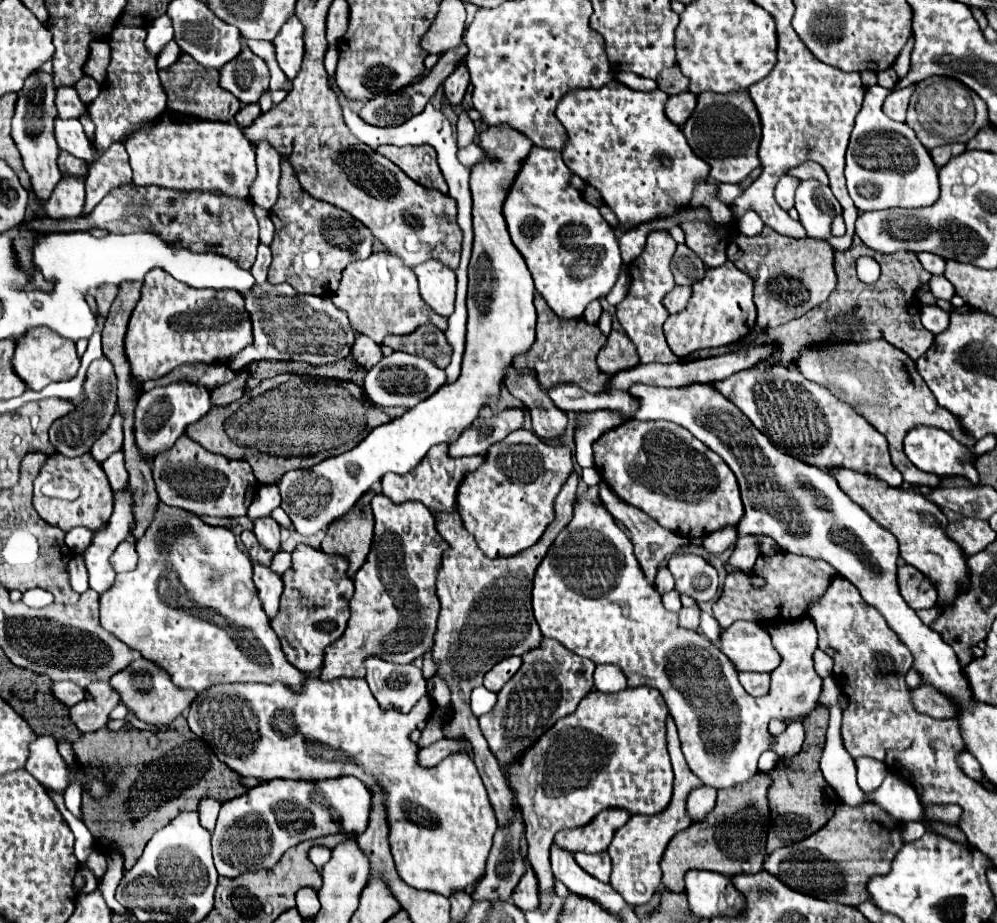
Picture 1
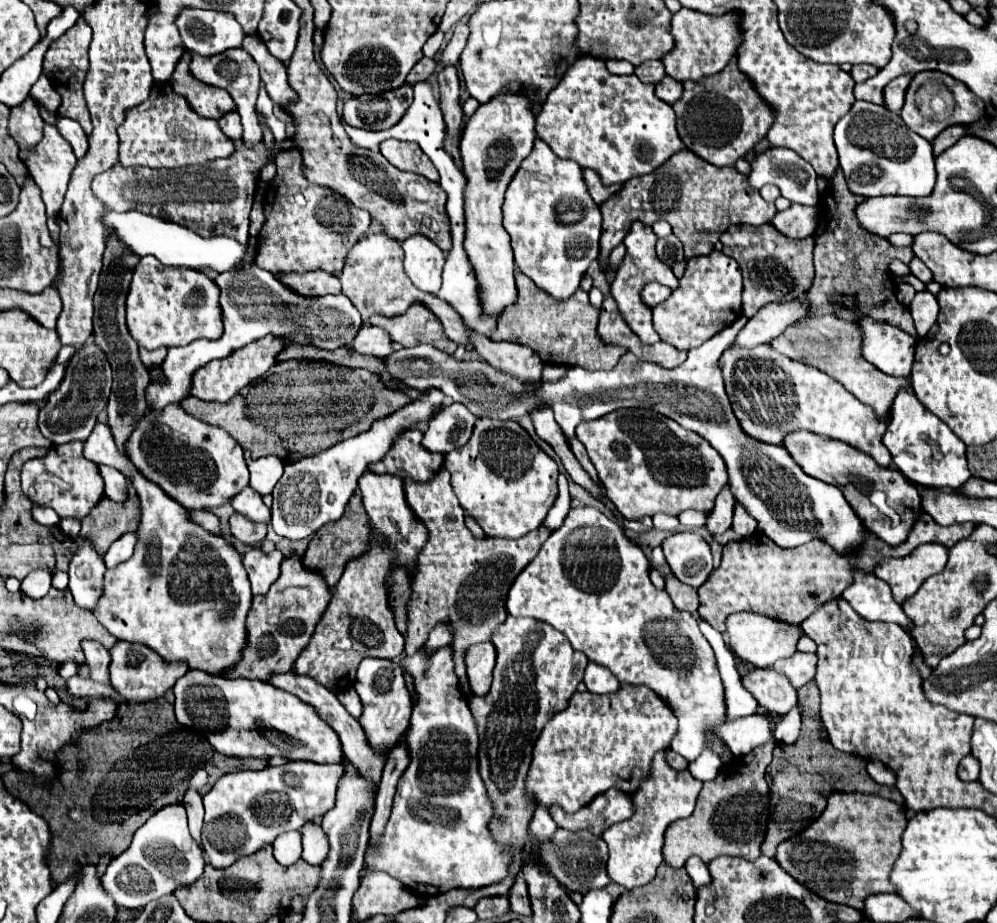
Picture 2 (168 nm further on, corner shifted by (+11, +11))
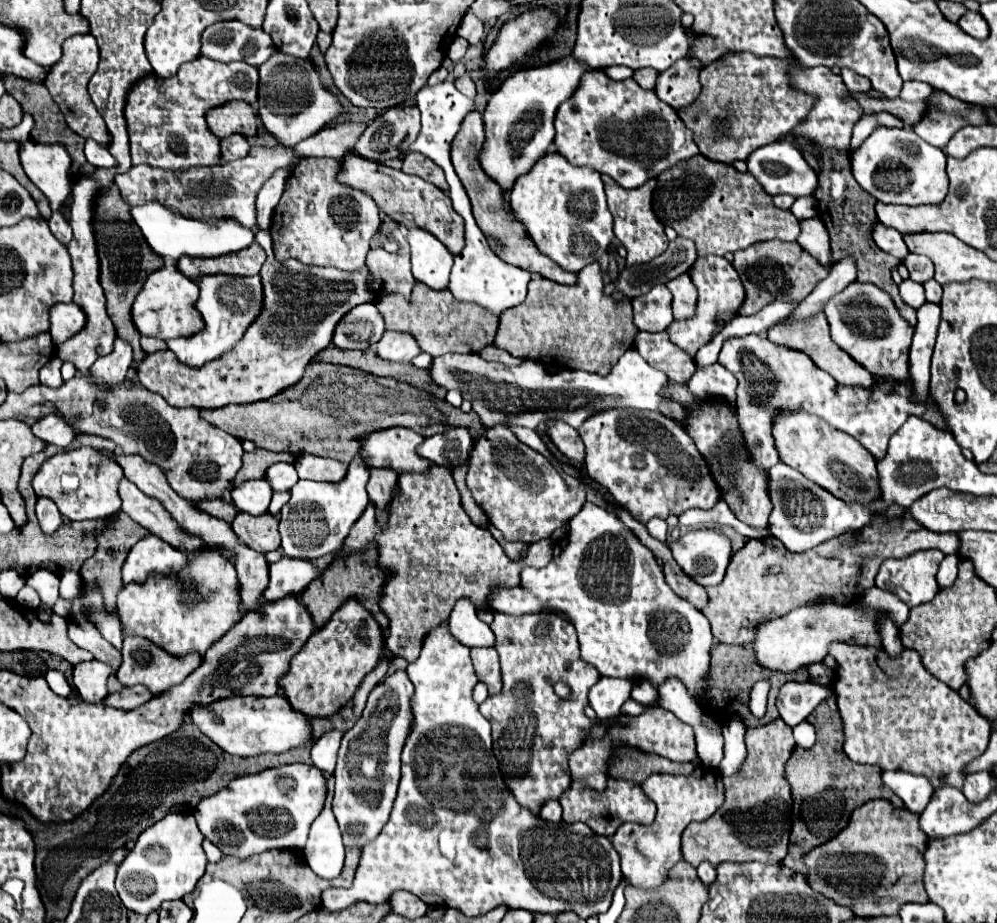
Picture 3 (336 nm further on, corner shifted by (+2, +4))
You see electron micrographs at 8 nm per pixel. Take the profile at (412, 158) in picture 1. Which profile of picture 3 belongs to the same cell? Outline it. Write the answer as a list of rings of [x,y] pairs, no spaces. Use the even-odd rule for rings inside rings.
[[[409,152],[407,156],[403,156],[403,168],[401,170],[405,174],[415,174],[415,176],[435,184],[443,192],[447,192],[447,182],[445,182],[443,170],[433,160],[429,160],[427,156],[423,156],[419,152]]]

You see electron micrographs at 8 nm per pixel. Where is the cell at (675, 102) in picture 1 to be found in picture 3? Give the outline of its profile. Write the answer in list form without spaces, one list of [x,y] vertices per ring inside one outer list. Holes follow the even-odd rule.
[[[687,58],[677,60],[667,68],[667,72],[661,72],[657,76],[655,94],[675,110],[693,104],[699,92],[699,68],[695,68]]]

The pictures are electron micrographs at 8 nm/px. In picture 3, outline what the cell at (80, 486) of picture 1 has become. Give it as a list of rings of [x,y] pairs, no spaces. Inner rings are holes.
[[[77,448],[51,456],[41,464],[33,478],[33,488],[37,496],[51,498],[59,512],[69,520],[97,520],[113,516],[121,510],[121,498],[117,486],[123,478],[123,468],[95,448]]]

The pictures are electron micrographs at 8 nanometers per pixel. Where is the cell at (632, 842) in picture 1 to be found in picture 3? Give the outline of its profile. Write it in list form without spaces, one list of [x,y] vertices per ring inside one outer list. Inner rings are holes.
[[[699,764],[689,776],[673,774],[651,774],[643,784],[645,794],[657,804],[657,816],[653,824],[623,824],[615,836],[615,850],[621,854],[621,870],[629,884],[637,888],[657,888],[667,878],[667,872],[683,858],[681,856],[681,834],[695,820],[707,820],[721,808],[725,800],[725,788],[721,772]]]

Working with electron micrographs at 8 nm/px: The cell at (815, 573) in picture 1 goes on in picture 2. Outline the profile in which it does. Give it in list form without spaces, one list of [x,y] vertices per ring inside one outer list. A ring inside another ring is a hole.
[[[922,513],[906,545],[898,545],[898,549],[894,549],[884,541],[878,541],[878,537],[870,533],[862,553],[858,553],[854,559],[840,559],[838,553],[830,549],[830,545],[818,539],[794,549],[784,549],[778,547],[774,541],[770,541],[766,535],[754,533],[754,537],[748,537],[746,541],[732,541],[724,545],[720,567],[714,569],[706,585],[698,589],[700,595],[698,613],[720,633],[724,633],[726,629],[724,627],[726,617],[736,611],[754,611],[780,621],[802,623],[810,613],[814,613],[814,609],[818,609],[818,605],[824,605],[826,601],[838,597],[850,585],[854,567],[872,571],[882,561],[882,557],[904,557],[912,553],[912,549],[924,543],[940,543],[950,549],[958,541],[970,537],[974,529],[976,529],[974,523],[958,523],[942,527],[928,513]]]

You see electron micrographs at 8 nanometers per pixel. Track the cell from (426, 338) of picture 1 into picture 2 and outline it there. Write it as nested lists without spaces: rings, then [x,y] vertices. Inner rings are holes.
[[[412,305],[404,315],[398,317],[370,317],[370,323],[384,329],[392,341],[402,347],[428,343],[444,353],[452,353],[456,343],[452,343],[440,325],[440,321],[422,305]]]

